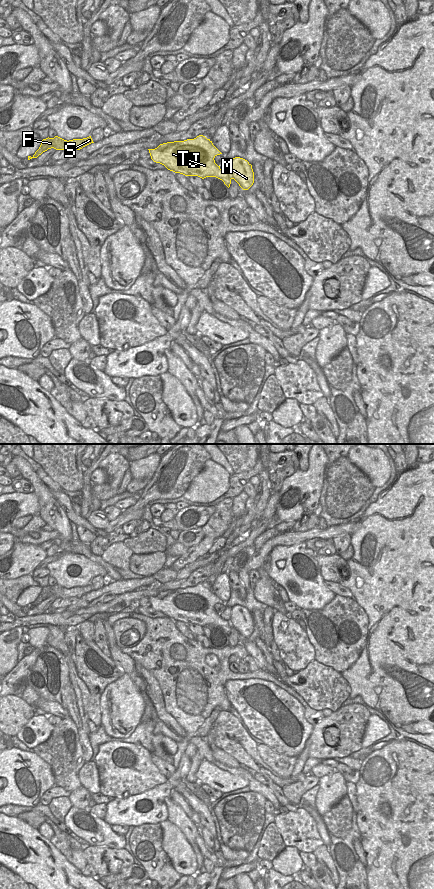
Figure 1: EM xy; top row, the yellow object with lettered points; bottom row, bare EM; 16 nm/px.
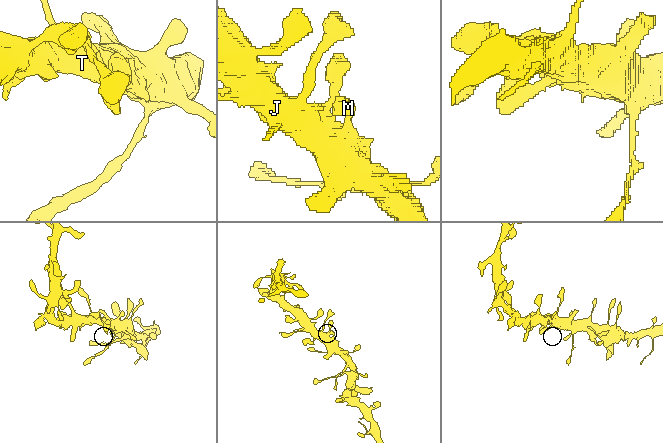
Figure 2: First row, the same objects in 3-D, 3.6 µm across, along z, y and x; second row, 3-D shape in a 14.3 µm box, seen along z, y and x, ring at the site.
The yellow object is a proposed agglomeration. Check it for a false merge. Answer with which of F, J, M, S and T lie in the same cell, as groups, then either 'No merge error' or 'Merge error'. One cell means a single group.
Groups: F J M S T. No merge error.

